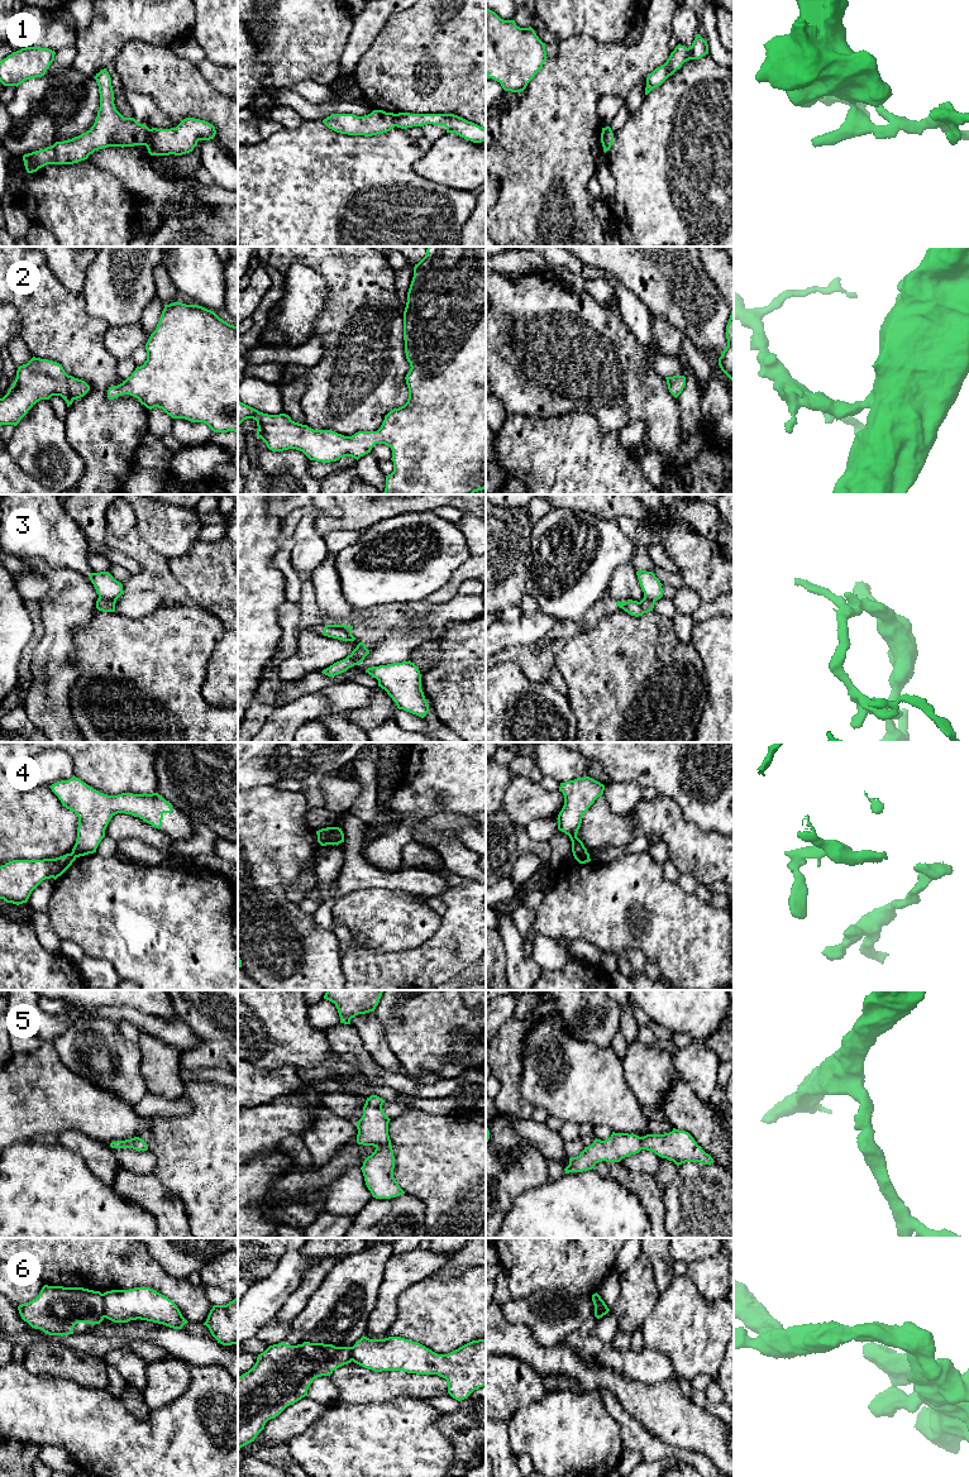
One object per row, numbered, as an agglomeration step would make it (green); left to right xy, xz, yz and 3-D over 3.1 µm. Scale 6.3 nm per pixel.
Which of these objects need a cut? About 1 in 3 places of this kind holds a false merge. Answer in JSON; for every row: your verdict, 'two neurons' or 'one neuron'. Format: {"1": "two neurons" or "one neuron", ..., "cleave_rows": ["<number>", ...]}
{"1": "two neurons", "2": "one neuron", "3": "two neurons", "4": "two neurons", "5": "one neuron", "6": "two neurons", "cleave_rows": ["1", "3", "4", "6"]}

